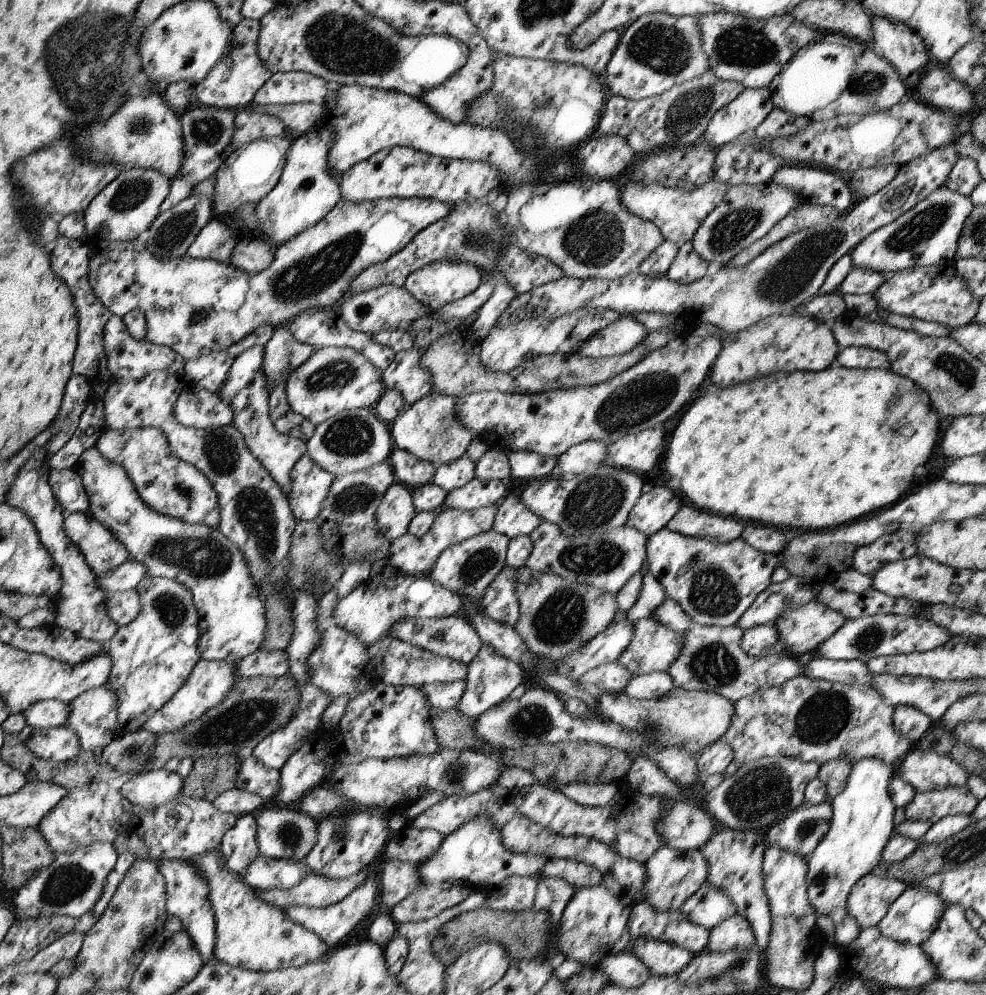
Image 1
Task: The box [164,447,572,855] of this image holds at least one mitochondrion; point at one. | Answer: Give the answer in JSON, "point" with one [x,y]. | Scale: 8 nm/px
{"point":[531,721]}

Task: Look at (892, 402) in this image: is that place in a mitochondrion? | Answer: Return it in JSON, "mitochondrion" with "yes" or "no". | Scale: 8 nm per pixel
{"mitochondrion":"yes"}

